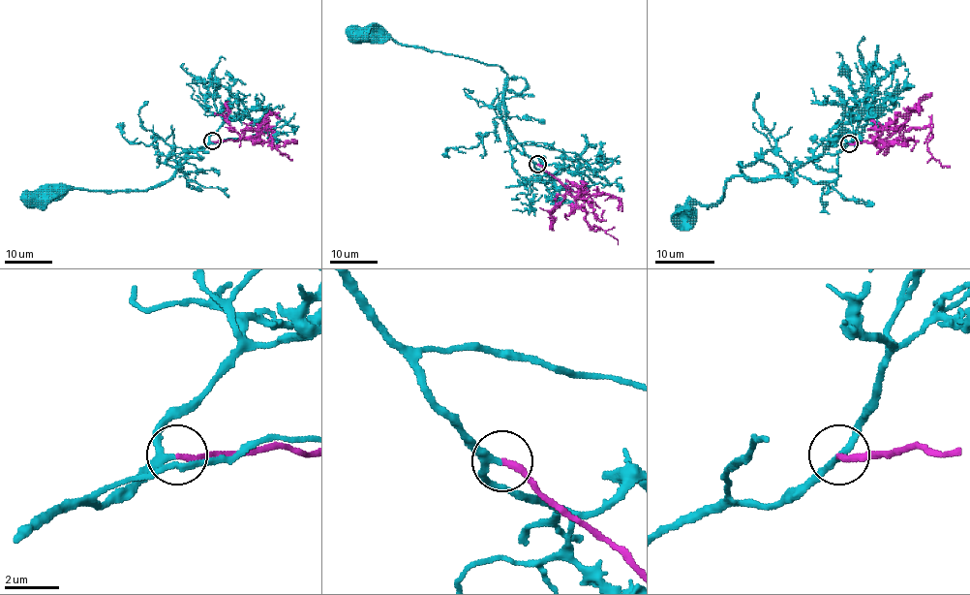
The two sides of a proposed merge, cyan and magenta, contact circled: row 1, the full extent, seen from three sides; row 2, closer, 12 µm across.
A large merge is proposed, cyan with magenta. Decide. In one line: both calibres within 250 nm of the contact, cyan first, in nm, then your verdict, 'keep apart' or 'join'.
calibres 240 and 240 nm; join

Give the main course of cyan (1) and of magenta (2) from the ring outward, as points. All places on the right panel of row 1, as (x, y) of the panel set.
1: (848, 143), (782, 174), (734, 176), (715, 204), (695, 203), (687, 215)
2: (848, 143), (895, 140), (908, 128), (928, 127), (927, 151), (942, 166), (950, 168)

